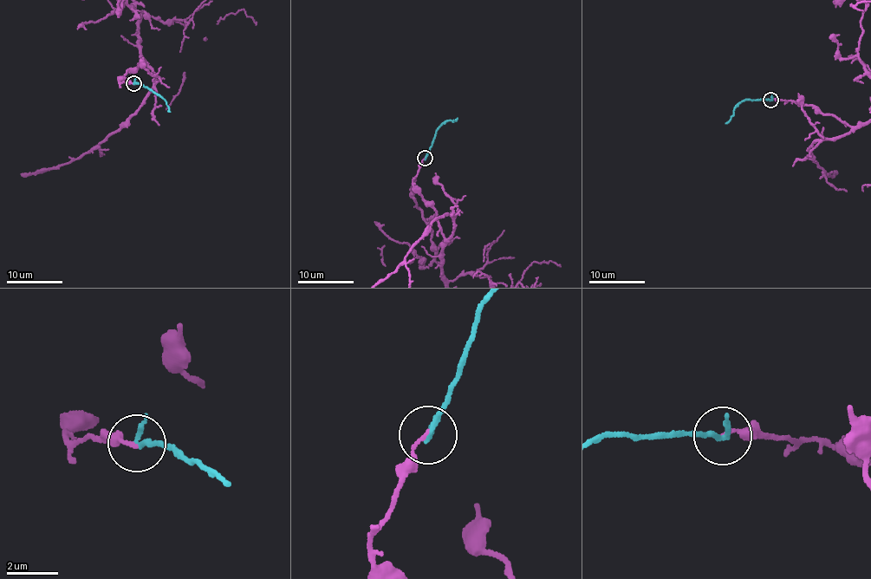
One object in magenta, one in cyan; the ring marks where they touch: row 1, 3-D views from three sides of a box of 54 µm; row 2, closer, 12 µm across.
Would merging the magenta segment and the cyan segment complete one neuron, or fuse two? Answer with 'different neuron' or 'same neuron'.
different neuron

